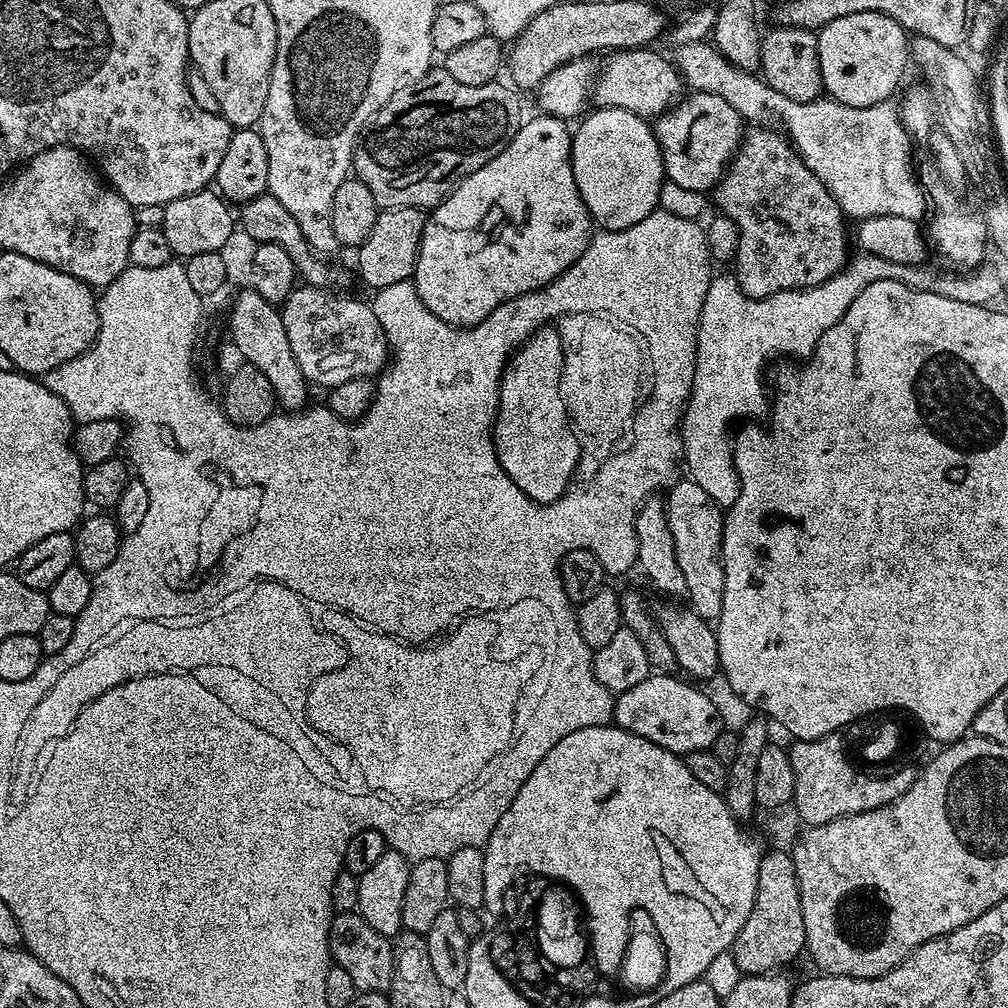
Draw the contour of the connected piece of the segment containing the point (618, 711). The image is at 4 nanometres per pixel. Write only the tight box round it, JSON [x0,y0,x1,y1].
[612,674,722,754]

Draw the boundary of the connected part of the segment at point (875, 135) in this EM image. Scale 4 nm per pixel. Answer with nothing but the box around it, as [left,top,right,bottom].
[674,40,926,221]

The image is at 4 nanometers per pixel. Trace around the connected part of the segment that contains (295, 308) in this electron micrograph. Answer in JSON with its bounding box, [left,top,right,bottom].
[280,286,390,390]

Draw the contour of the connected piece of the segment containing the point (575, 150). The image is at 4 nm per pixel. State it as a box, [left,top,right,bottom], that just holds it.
[572,108,666,232]

